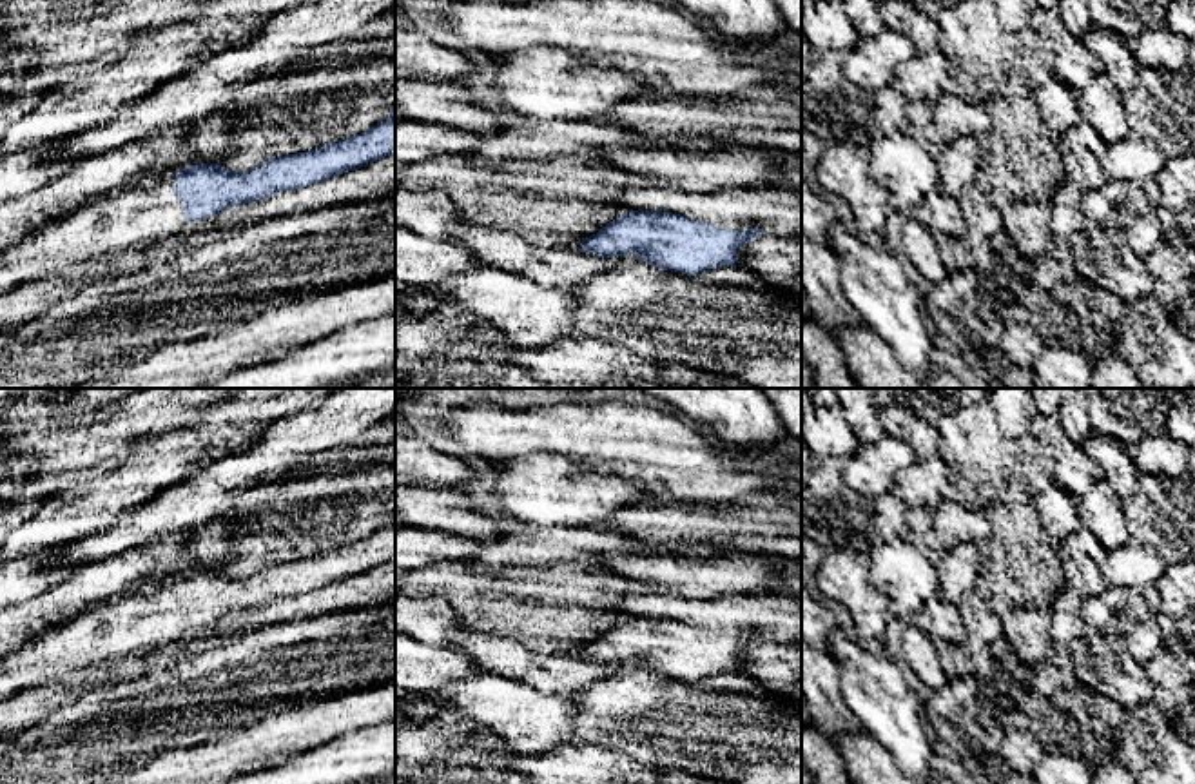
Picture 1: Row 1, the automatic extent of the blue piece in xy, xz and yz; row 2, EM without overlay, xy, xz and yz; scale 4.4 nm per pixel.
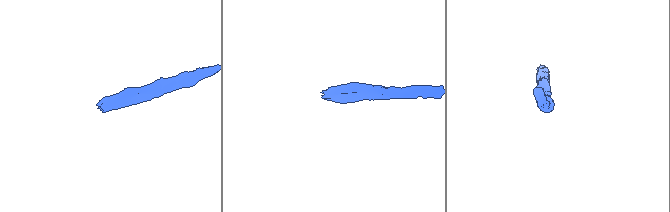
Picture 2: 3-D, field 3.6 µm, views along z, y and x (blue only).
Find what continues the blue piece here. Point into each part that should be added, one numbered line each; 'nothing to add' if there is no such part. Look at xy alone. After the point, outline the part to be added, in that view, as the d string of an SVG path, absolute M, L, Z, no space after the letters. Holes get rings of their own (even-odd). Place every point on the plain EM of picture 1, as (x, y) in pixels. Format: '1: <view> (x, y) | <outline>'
1: xy (133, 623) | M172 583L161 584L152 593L127 593L25 642L0 661L0 701L60 673L134 655L205 626L185 624L183 608L172 601L174 593Z

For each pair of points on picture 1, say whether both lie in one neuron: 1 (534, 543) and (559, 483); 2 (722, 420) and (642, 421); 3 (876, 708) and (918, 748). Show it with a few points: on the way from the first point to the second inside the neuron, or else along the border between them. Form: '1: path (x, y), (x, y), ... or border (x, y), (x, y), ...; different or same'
1: border (582, 525), (548, 525), (541, 529); different
2: border (709, 434), (726, 450), (748, 454); different
3: path (887, 717), (907, 737); same

